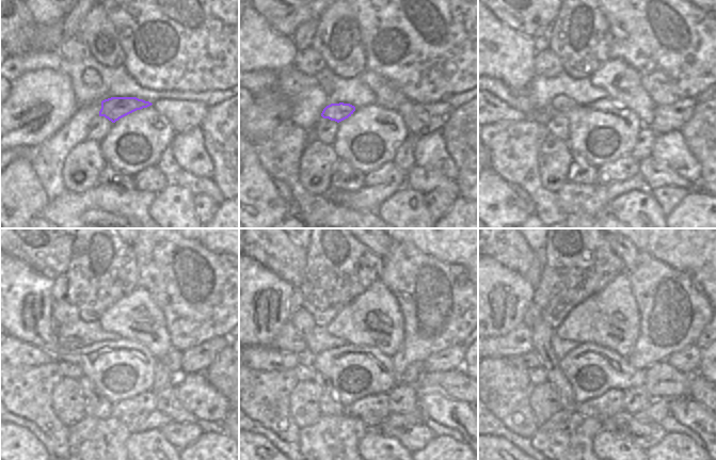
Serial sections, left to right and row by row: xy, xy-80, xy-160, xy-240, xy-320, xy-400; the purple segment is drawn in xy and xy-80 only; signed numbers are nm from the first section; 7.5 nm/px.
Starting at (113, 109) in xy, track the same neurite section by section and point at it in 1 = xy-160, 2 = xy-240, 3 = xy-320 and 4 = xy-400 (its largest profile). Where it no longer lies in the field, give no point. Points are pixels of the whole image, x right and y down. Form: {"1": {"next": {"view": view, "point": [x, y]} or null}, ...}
{"1": {"next": {"view": "xy-160", "point": [560, 102]}}, "2": {"next": {"view": "xy-240", "point": [72, 343]}}, "3": {"next": {"view": "xy-320", "point": [288, 339]}}, "4": {"next": {"view": "xy-400", "point": [519, 342]}}}

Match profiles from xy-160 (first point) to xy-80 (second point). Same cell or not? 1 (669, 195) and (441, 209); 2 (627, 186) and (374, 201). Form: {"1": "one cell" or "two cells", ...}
{"1": "one cell", "2": "one cell"}

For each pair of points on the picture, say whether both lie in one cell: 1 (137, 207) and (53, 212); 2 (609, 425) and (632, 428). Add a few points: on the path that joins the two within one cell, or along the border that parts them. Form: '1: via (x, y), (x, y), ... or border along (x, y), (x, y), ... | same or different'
1: via (116, 202), (81, 202), (74, 204) | same
2: via (615, 425), (626, 427) | same

